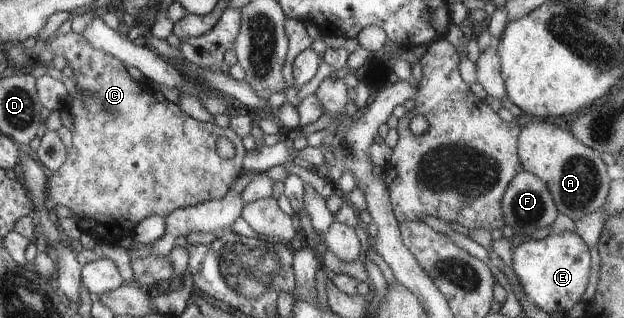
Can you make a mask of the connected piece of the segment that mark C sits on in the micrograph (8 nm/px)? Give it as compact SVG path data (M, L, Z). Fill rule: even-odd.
M53 32L46 41L46 50L52 52L54 56L62 56L67 60L70 70L73 70L72 79L76 83L76 86L80 88L82 93L79 93L79 97L72 98L72 101L67 103L67 109L70 116L73 119L74 128L72 129L72 146L67 149L66 160L64 164L55 170L51 174L48 174L48 180L46 180L46 191L44 196L48 201L54 202L56 205L69 208L72 213L72 218L76 220L76 224L82 233L89 234L95 240L99 240L102 243L109 243L110 245L120 245L122 238L132 238L134 234L134 228L150 215L158 215L162 218L166 218L168 214L172 214L174 210L178 210L182 207L190 207L201 202L206 202L214 199L221 199L226 196L230 186L234 184L234 180L238 178L238 174L242 172L242 158L246 156L244 152L244 146L240 142L240 136L234 134L234 130L228 128L218 128L218 125L213 122L198 121L190 116L186 116L185 112L182 112L178 105L168 101L159 102L157 98L152 95L150 90L144 90L138 82L128 73L127 67L112 54L108 52L102 52L102 50L96 50L94 46L90 46L90 42L86 38L82 38L81 34L74 32ZM219 138L228 139L236 149L235 156L229 159L223 159L219 156L216 148L216 143Z

